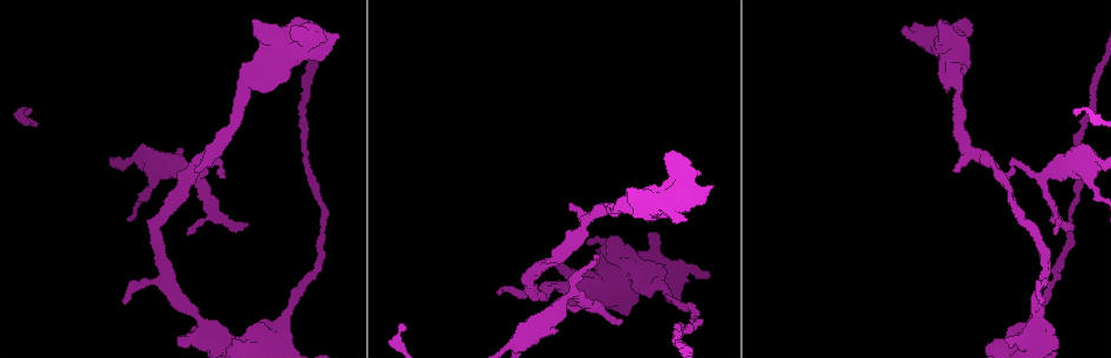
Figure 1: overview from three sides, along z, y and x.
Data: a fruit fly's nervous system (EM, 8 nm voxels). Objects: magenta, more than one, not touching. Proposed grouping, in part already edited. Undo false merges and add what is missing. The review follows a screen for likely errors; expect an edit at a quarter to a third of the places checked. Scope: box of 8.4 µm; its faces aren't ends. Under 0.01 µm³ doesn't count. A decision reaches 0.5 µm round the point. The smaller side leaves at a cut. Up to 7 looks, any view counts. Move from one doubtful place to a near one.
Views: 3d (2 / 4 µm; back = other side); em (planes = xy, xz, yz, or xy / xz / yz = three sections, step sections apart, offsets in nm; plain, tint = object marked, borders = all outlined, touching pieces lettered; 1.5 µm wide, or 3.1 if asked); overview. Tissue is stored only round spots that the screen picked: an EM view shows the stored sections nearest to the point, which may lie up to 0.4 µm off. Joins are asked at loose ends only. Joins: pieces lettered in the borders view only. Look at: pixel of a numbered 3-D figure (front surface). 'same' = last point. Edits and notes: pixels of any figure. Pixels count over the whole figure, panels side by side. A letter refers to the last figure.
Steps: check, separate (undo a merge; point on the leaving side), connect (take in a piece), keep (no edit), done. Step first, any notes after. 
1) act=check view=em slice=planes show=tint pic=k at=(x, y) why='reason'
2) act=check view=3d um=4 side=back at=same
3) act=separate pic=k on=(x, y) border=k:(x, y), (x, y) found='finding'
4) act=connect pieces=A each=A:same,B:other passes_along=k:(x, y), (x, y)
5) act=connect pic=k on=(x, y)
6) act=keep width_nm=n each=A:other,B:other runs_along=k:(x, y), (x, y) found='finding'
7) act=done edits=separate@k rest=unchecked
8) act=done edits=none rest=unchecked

act=check view=3d um=4 pic=1 at=(1070, 223) why='free end'

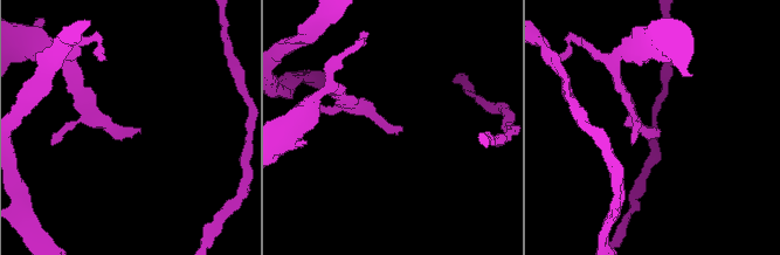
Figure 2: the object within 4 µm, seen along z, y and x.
act=check view=em slice=xz step=4 show=tint pic=2 at=(657, 129) why='shape alone is not enough'

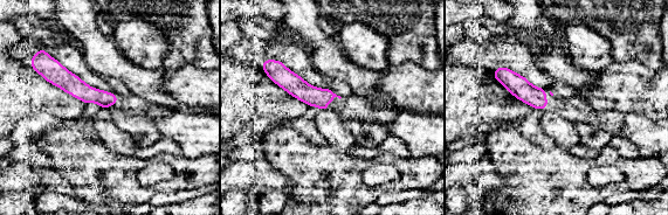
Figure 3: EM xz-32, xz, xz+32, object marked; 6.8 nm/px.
act=check view=em slice=planes show=borders at=same why='cut it another way'

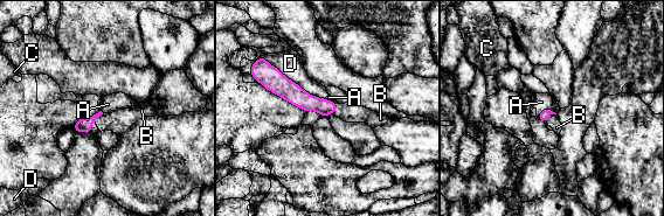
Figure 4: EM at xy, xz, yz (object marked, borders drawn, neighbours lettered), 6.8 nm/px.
act=connect pieces=B each=A:other,B:same,C:other,D:other passes_along=4:(304, 100), (334, 112), (350, 112) found='it goes on there'

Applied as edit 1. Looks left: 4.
act=check view=em slice=planes show=borders pic=1 at=(1041, 297) why='thin end'

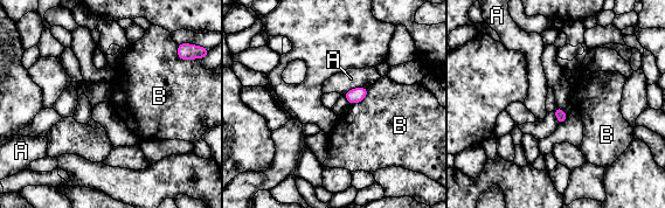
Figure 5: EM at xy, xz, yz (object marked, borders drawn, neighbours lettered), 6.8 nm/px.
act=keep each=A:other,B:other border=5:(368, 88), (360, 101), (350, 105) found='none of them fits'

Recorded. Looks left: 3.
act=done edits=connect@4 rest=unchecked

